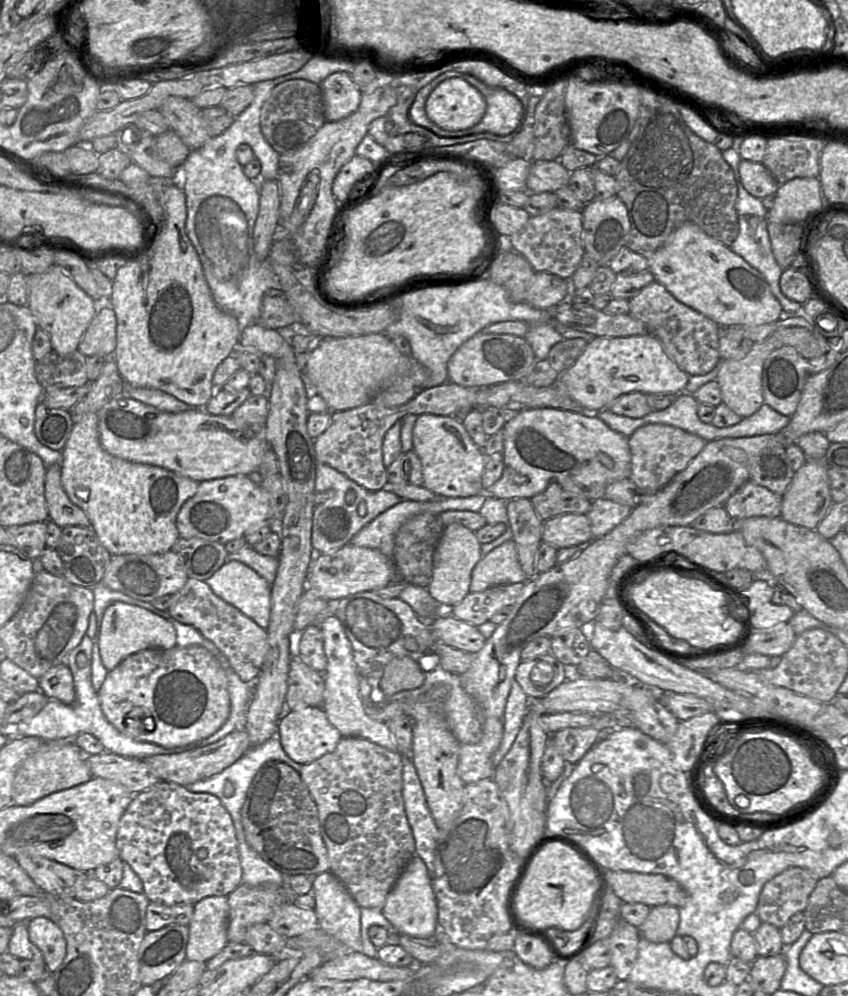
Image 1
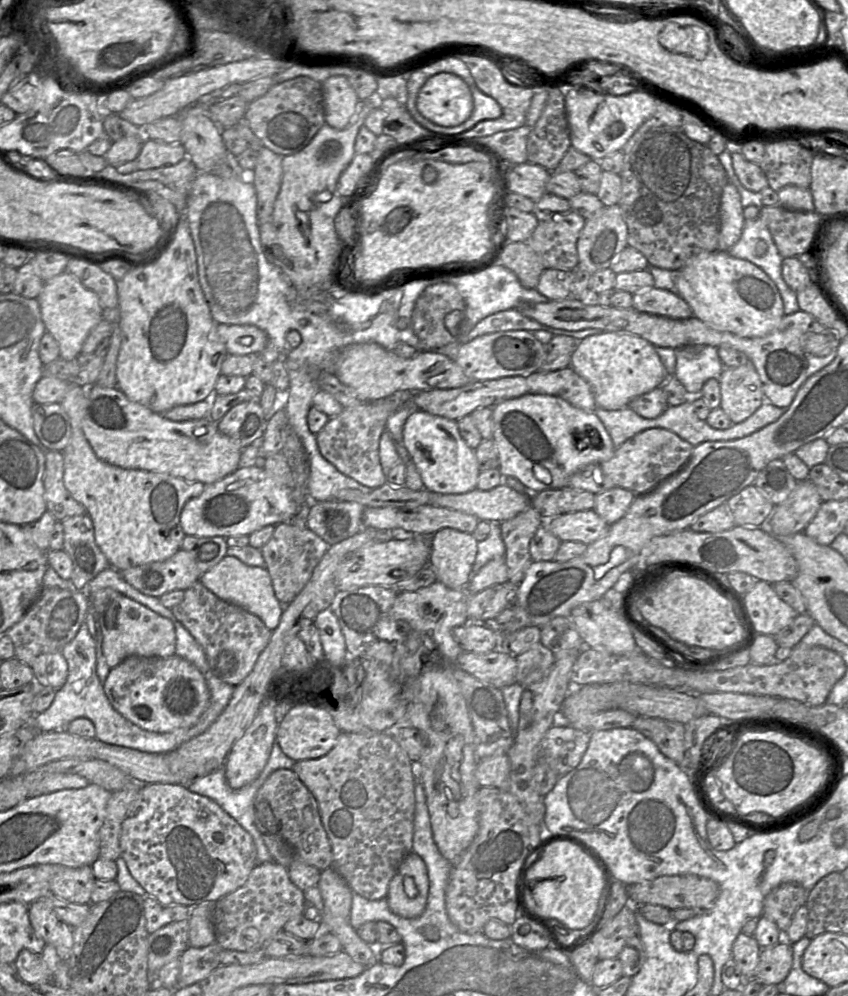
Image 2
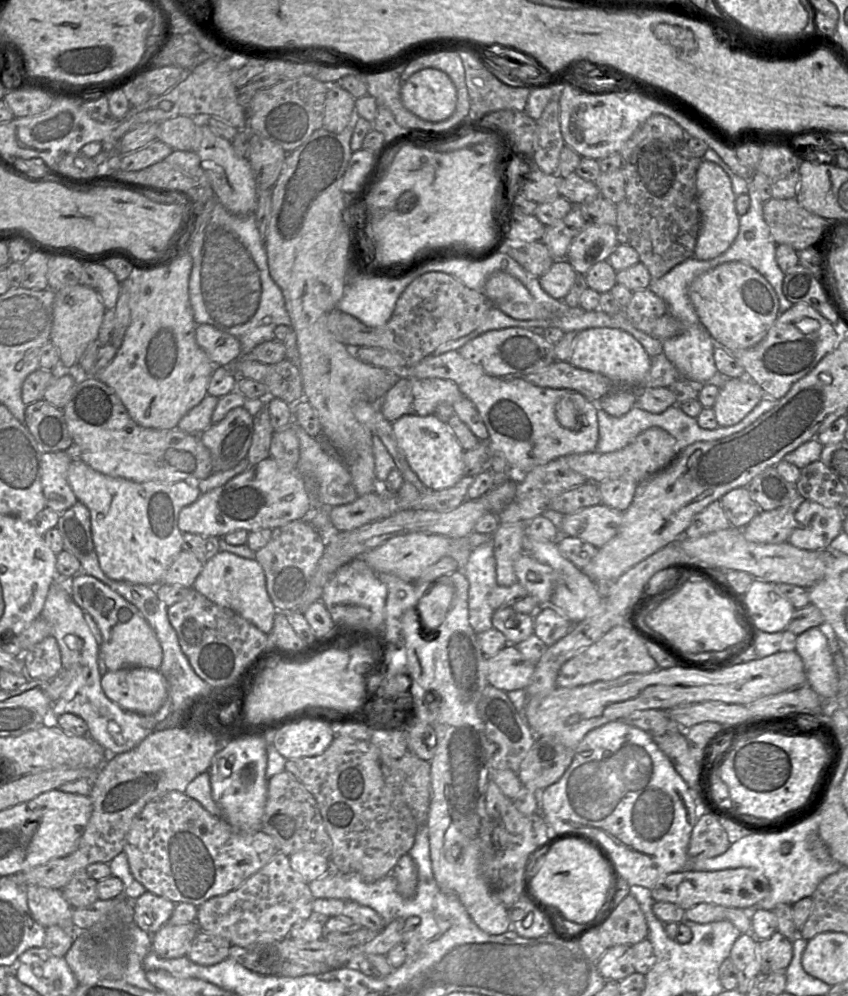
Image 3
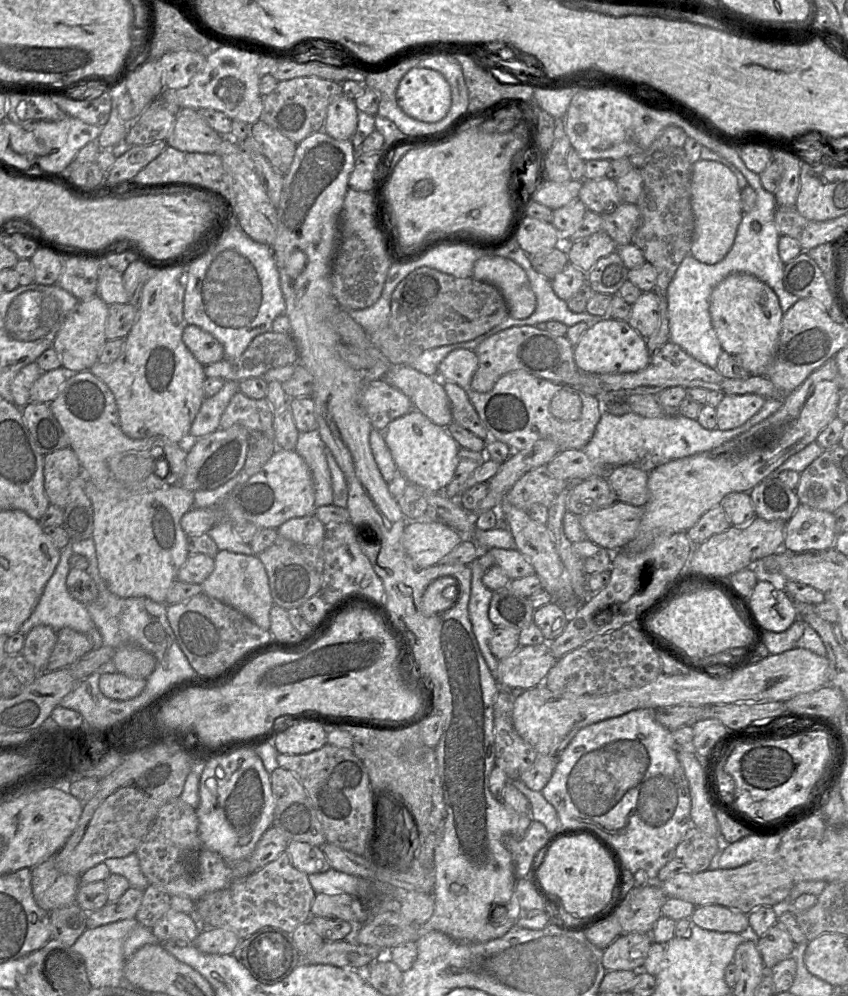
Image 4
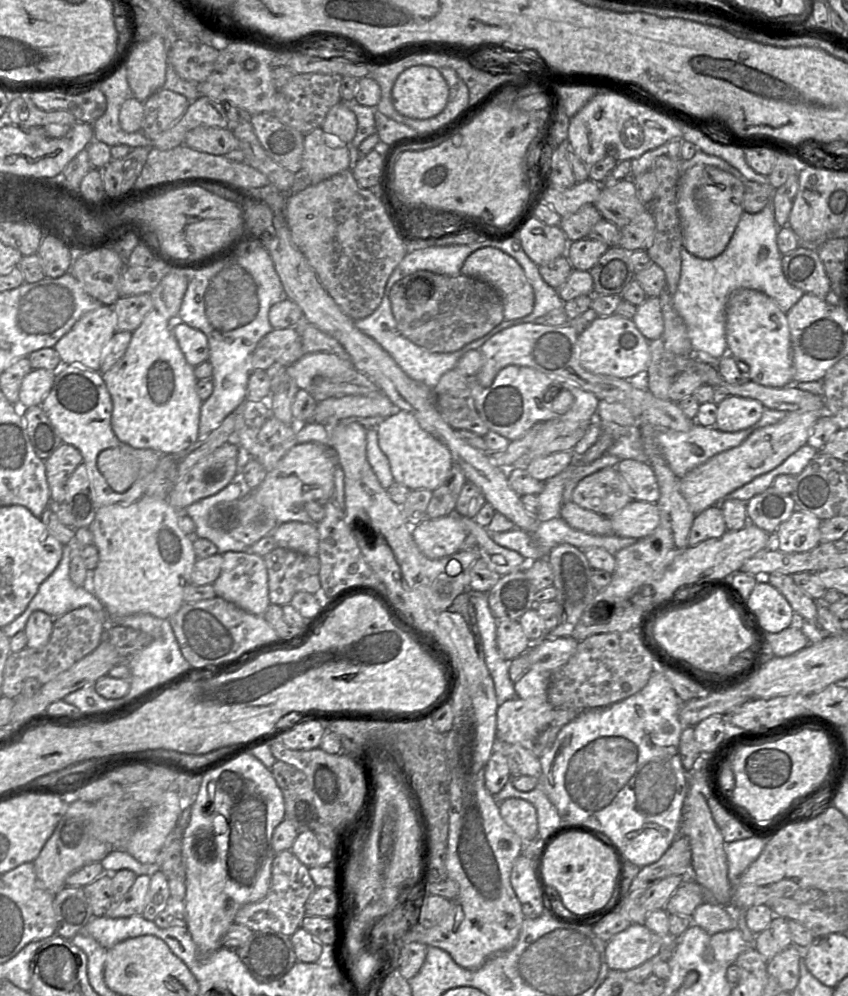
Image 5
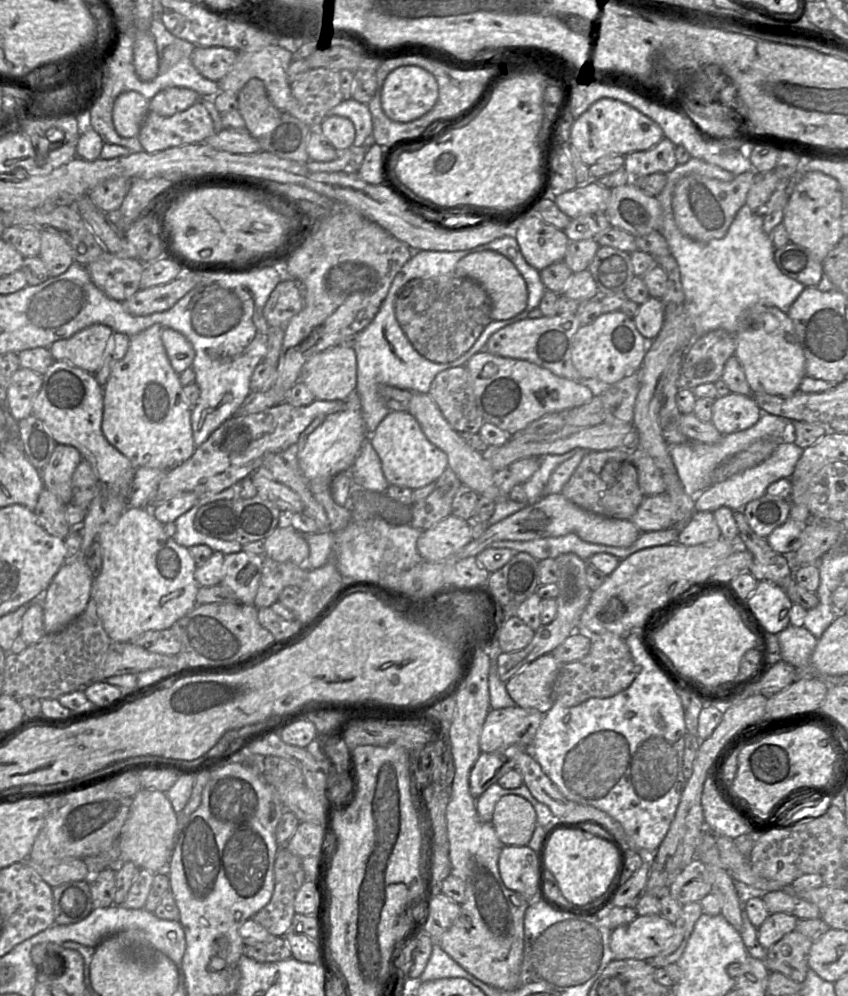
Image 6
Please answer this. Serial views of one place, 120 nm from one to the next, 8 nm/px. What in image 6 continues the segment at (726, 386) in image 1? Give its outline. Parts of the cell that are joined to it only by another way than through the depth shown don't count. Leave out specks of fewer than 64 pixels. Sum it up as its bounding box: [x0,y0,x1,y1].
[712,393,762,435]

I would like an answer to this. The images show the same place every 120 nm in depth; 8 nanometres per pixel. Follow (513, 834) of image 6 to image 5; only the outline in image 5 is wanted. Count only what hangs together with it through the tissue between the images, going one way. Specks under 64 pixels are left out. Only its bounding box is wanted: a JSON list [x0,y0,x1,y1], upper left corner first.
[499,798,538,843]

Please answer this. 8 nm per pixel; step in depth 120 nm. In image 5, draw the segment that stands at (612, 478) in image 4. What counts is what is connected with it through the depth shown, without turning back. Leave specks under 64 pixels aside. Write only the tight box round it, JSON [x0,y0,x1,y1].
[615,459,660,503]

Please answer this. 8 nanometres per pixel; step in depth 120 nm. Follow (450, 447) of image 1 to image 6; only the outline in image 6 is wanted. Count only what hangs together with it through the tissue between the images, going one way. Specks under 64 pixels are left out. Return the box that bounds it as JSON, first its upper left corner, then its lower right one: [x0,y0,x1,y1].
[370,411,448,490]

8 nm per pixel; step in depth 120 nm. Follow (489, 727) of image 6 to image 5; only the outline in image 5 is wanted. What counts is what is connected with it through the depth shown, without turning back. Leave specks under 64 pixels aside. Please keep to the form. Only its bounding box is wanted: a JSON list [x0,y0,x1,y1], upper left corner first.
[496,697,583,758]

